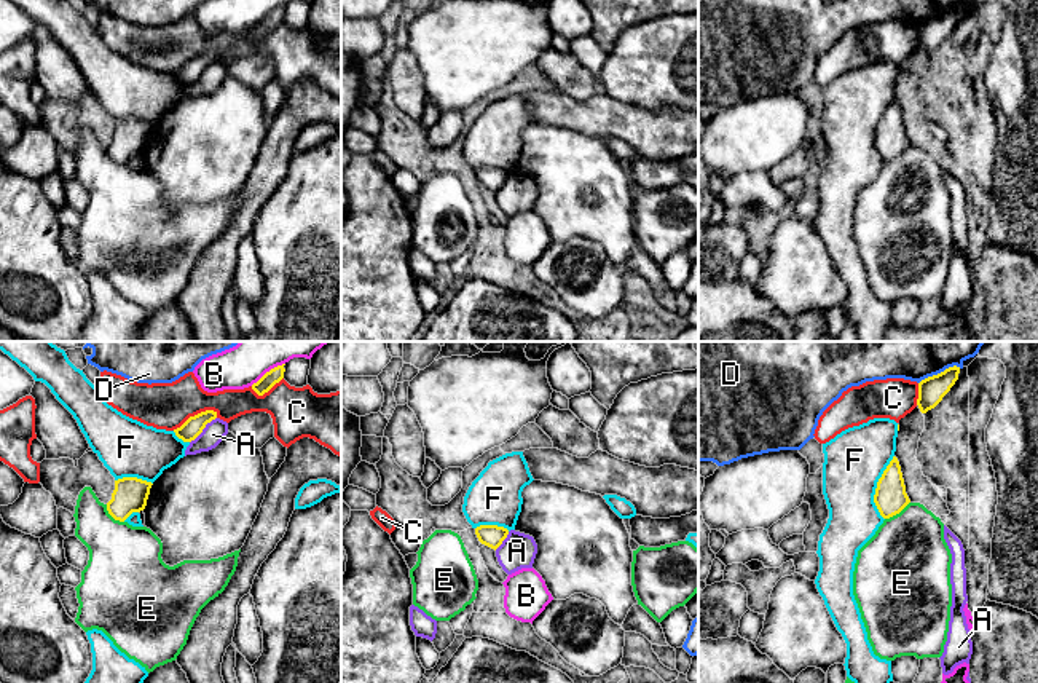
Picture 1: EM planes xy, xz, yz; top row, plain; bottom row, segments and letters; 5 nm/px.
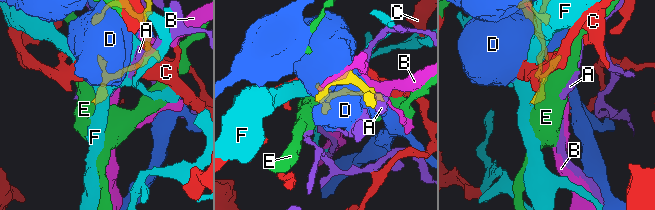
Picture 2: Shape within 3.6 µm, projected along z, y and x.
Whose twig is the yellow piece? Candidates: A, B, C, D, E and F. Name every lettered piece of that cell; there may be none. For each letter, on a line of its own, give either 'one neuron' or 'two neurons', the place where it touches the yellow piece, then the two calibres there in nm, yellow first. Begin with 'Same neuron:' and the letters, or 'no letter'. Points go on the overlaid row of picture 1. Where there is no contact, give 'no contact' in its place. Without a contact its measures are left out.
Same neuron: F
A: two neurons | xy (203, 428) | 100/110 nm
B: two neurons | xy (267, 372) | 80/280 nm
C: two neurons | xy (195, 415) | 100/240 nm
D: two neurons | yz (941, 372) | 140/380 nm
E: two neurons | yz (896, 513) | 160/420 nm
F: one neuron | yz (877, 487) | 160/300 nm

